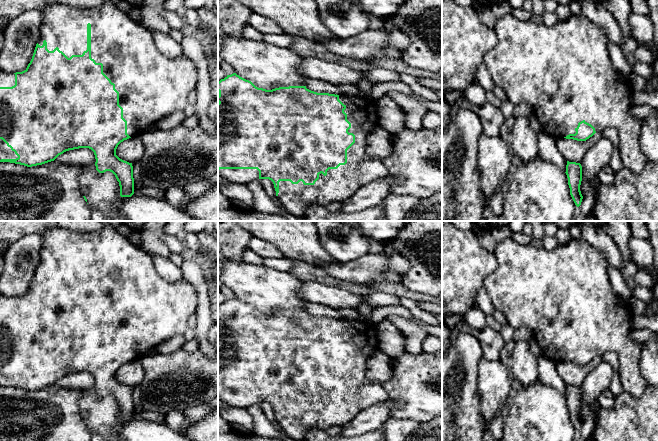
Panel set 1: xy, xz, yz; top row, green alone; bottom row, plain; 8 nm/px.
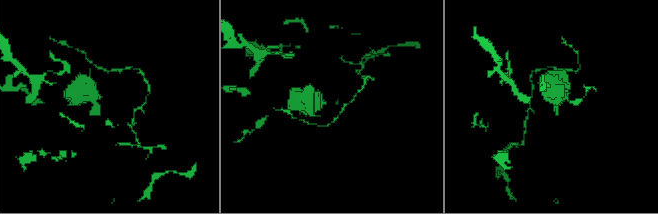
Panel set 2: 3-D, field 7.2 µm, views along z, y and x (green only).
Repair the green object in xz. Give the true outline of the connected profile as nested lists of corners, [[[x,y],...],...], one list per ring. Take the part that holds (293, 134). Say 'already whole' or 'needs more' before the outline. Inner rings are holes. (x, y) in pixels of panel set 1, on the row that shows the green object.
needs more; [[[233,73],[218,82],[218,175],[240,185],[269,179],[283,208],[304,218],[309,207],[343,203],[362,186],[390,175],[381,160],[366,153],[368,136],[376,126],[378,107],[372,97],[317,93],[306,86],[266,90]]]

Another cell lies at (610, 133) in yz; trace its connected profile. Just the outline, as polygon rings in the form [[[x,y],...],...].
[[[606,128],[601,133],[604,138],[607,138],[611,141],[613,149],[618,148],[619,144],[618,132],[615,128]]]

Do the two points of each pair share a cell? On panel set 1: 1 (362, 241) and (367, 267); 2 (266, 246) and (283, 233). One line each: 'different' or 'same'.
1: different
2: different

